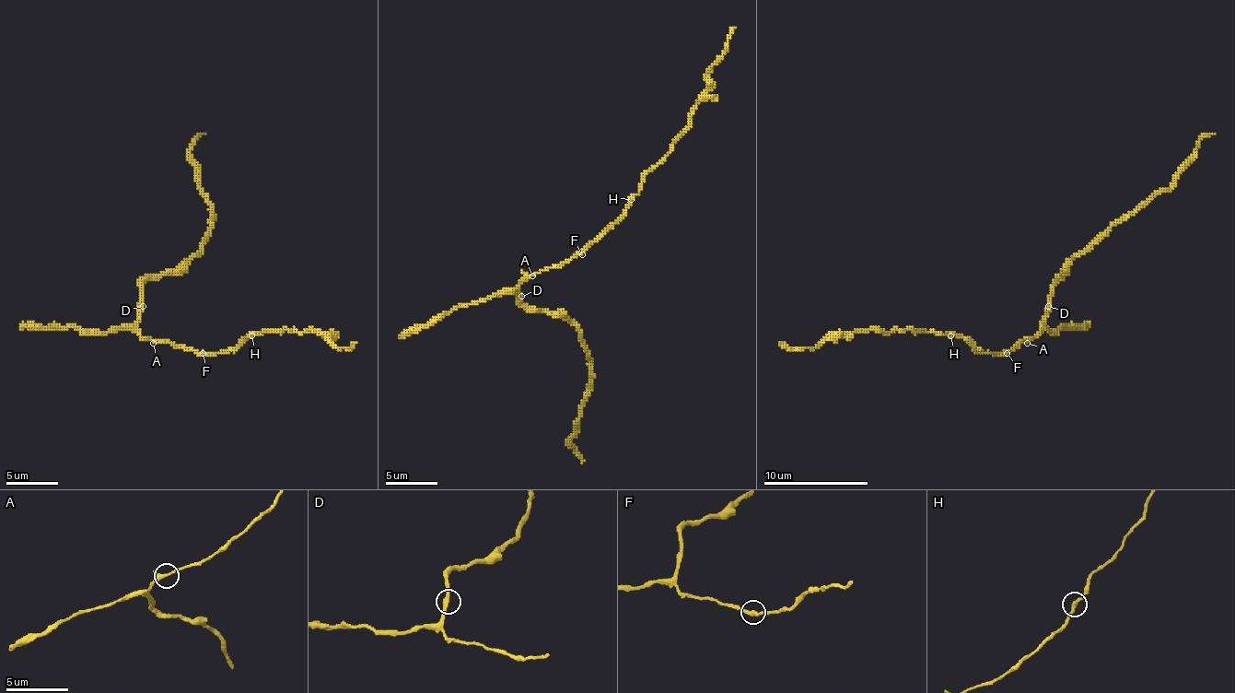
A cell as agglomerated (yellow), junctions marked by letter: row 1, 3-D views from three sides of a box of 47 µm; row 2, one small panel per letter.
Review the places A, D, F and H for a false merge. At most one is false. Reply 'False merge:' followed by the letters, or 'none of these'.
False merge: none of these

